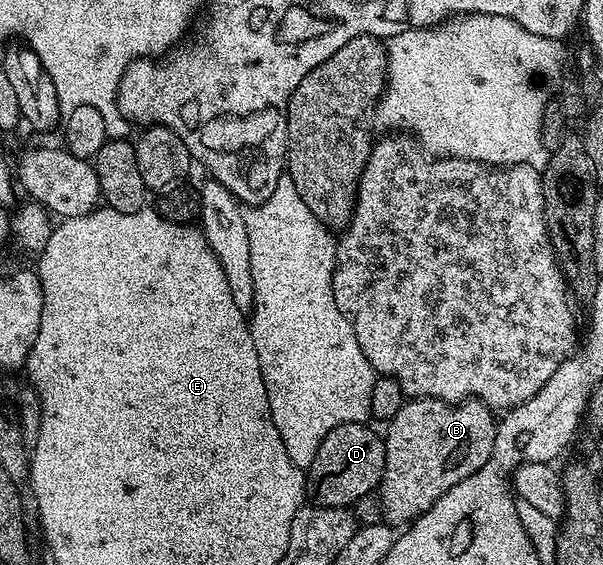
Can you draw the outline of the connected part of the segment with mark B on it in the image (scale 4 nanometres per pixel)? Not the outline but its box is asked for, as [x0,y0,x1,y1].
[378,397,497,527]

